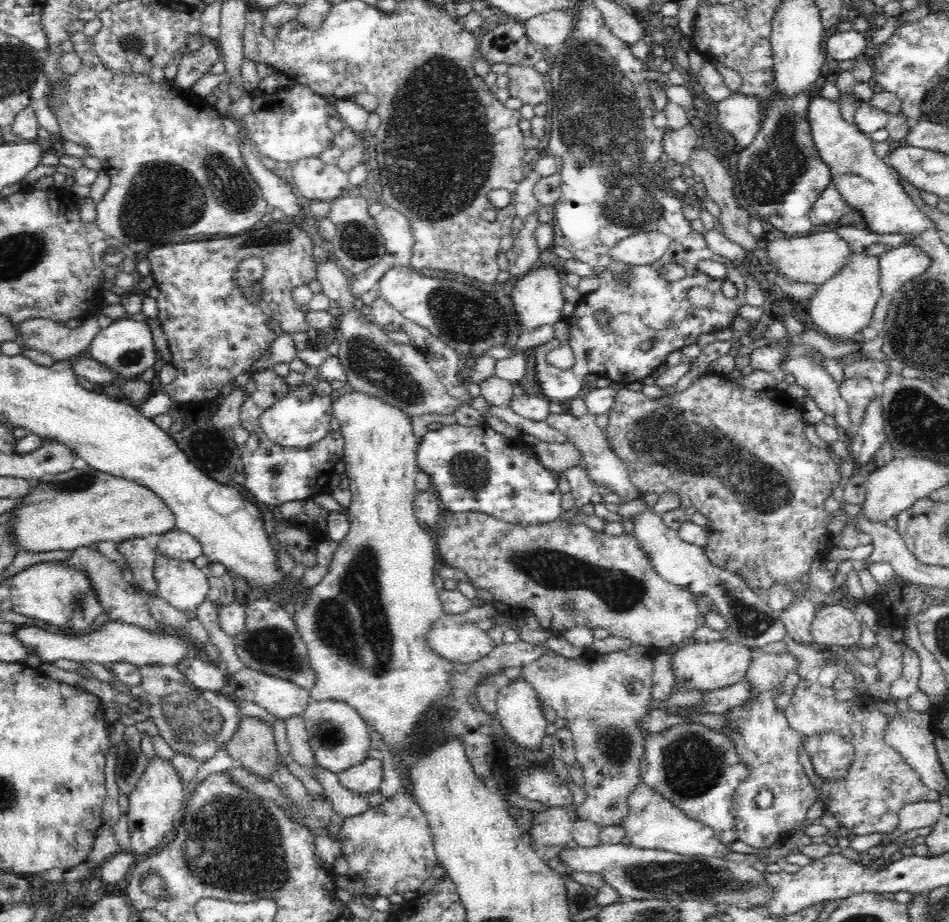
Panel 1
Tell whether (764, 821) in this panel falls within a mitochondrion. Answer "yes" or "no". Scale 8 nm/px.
no

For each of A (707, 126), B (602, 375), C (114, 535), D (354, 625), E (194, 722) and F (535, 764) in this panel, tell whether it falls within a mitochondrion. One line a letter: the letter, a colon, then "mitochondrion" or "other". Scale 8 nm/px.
A: other
B: other
C: other
D: mitochondrion
E: mitochondrion
F: other

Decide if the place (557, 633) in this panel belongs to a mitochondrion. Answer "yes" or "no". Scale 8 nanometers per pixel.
no

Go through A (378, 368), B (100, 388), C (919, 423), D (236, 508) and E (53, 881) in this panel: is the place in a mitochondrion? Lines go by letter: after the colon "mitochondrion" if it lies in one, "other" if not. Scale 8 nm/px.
A: mitochondrion
B: other
C: mitochondrion
D: other
E: other

